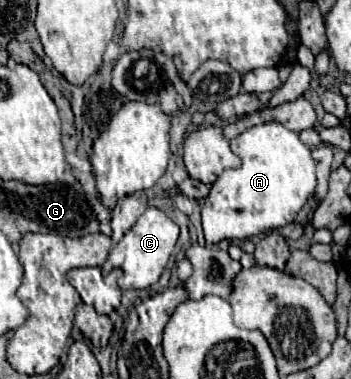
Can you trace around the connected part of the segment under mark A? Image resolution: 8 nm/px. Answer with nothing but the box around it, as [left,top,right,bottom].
[202,123,317,245]

